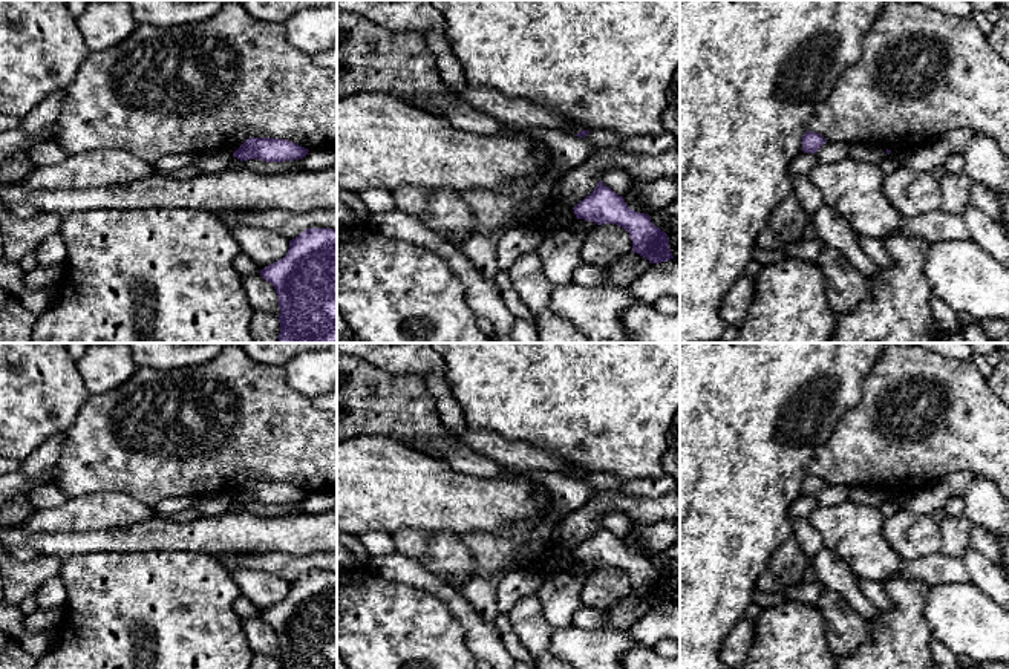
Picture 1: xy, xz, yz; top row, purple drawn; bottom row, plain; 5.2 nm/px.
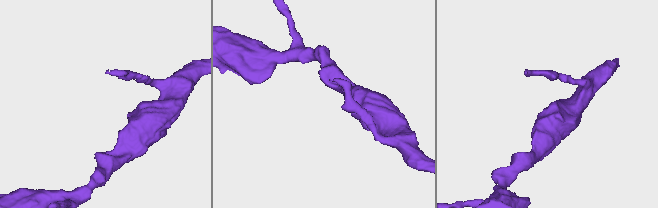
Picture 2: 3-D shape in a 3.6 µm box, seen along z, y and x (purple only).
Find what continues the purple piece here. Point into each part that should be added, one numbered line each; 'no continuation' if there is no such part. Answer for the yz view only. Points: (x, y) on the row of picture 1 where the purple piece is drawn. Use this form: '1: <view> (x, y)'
no continuation

